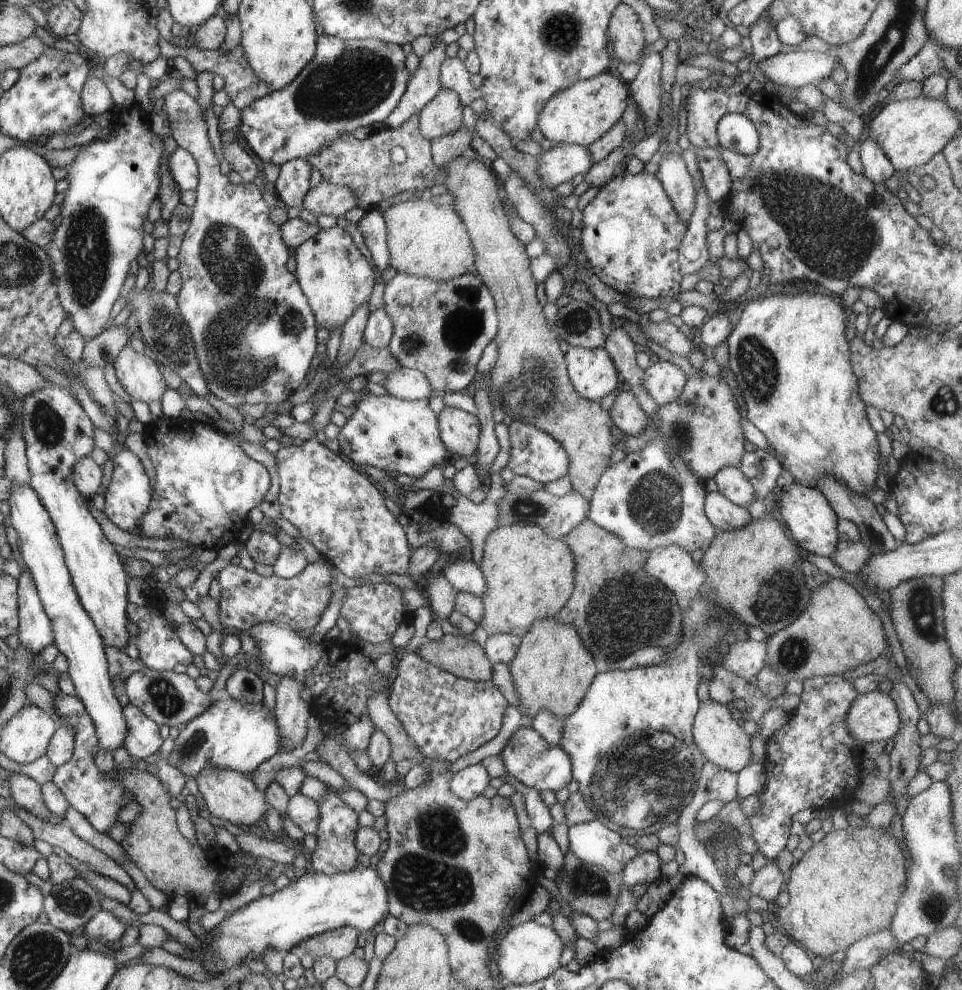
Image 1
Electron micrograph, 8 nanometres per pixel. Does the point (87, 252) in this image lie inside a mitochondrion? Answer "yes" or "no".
yes

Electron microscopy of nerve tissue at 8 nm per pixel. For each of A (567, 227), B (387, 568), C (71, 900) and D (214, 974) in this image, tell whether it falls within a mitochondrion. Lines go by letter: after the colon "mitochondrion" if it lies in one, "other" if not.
A: other
B: other
C: mitochondrion
D: other

